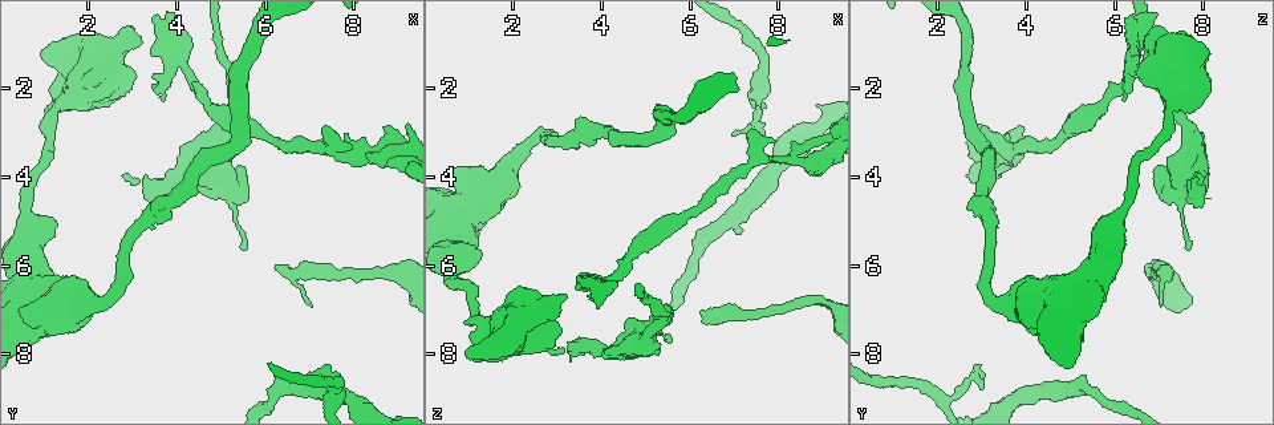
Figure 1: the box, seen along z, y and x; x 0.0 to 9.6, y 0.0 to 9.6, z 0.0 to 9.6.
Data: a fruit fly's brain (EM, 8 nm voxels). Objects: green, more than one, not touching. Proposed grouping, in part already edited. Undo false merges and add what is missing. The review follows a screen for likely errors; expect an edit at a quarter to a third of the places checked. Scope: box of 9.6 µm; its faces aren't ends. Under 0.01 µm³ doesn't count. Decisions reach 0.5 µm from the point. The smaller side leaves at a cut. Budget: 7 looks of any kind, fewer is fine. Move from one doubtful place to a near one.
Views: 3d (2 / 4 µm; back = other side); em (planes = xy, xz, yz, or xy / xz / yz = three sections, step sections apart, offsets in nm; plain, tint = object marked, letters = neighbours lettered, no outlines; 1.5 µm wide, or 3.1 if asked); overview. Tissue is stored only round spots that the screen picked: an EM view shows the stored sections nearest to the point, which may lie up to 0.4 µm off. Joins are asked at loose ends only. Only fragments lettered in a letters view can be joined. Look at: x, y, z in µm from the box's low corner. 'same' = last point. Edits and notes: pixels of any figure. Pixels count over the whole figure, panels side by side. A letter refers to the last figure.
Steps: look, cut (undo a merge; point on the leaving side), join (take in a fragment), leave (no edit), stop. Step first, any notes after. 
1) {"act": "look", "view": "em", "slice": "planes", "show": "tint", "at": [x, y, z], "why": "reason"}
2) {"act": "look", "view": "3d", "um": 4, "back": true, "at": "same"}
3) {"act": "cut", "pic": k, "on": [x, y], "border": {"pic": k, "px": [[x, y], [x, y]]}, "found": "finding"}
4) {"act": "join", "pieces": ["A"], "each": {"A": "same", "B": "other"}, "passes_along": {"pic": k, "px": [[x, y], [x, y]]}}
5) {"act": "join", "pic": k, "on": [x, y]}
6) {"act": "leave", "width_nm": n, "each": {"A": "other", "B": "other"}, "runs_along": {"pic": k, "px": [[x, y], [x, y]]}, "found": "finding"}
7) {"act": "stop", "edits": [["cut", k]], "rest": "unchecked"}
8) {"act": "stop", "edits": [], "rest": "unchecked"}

{"act": "look", "view": "3d", "um": 4, "at": [6.25, 6.10, 7.10], "why": "branch stops here"}

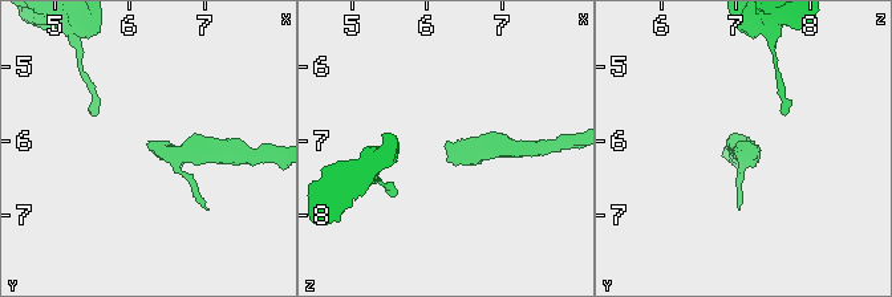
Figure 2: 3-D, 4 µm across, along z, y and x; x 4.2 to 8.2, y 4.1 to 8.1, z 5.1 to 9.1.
{"act": "look", "view": "em", "slice": "planes", "show": "letters", "at": [6.25, 6.10, 7.10]}

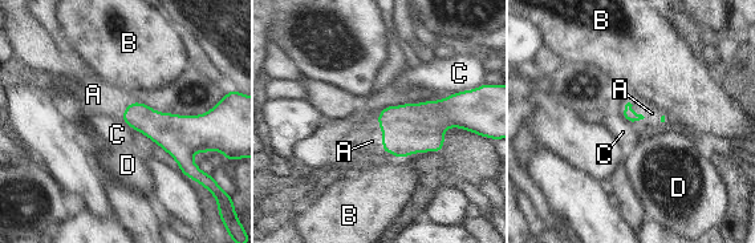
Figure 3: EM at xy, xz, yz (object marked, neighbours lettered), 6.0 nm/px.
{"act": "join", "pic": 3, "on": [652, 113], "each": {"A": "same", "B": "other", "C": "other", "D": "other"}, "passes_along": {"pic": 3, "px": [[626, 112], [630, 108], [652, 113]]}, "found": "the cell continues"}

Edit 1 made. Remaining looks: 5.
{"act": "look", "view": "em", "slice": "xz", "step": 4, "show": "letters", "at": [7.55, 9.00, 2.05], "why": "thick turns thin"}

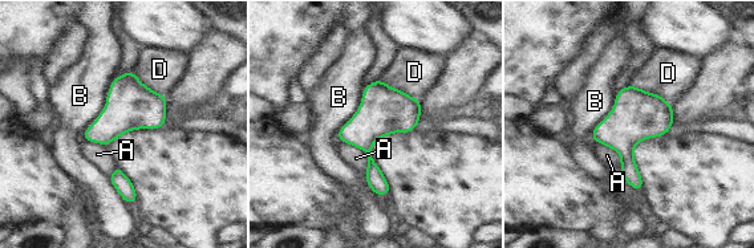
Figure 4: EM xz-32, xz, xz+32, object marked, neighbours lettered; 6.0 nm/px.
{"act": "leave", "each": {"A": "other", "B": "other", "D": "other"}, "border": {"pic": 4, "px": [[114, 76], [106, 106], [81, 139]]}, "found": "continuous, no second cell"}

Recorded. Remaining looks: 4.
{"act": "look", "view": "em", "slice": "planes", "show": "letters", "at": [1.30, 2.35, 7.30], "why": "calibre changes"}

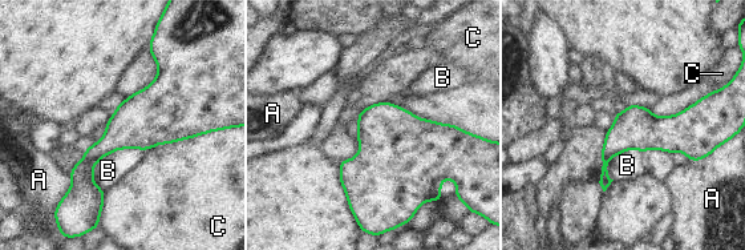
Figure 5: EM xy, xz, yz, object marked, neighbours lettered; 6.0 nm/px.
{"act": "leave", "each": {"A": "other", "B": "other", "C": "other"}, "runs_along": {"pic": 5, "px": [[708, 120], [630, 132], [606, 156], [603, 182]]}, "found": "one cell here"}

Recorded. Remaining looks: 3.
{"act": "stop", "edits": [["join", 3]], "rest": "unchecked"}

